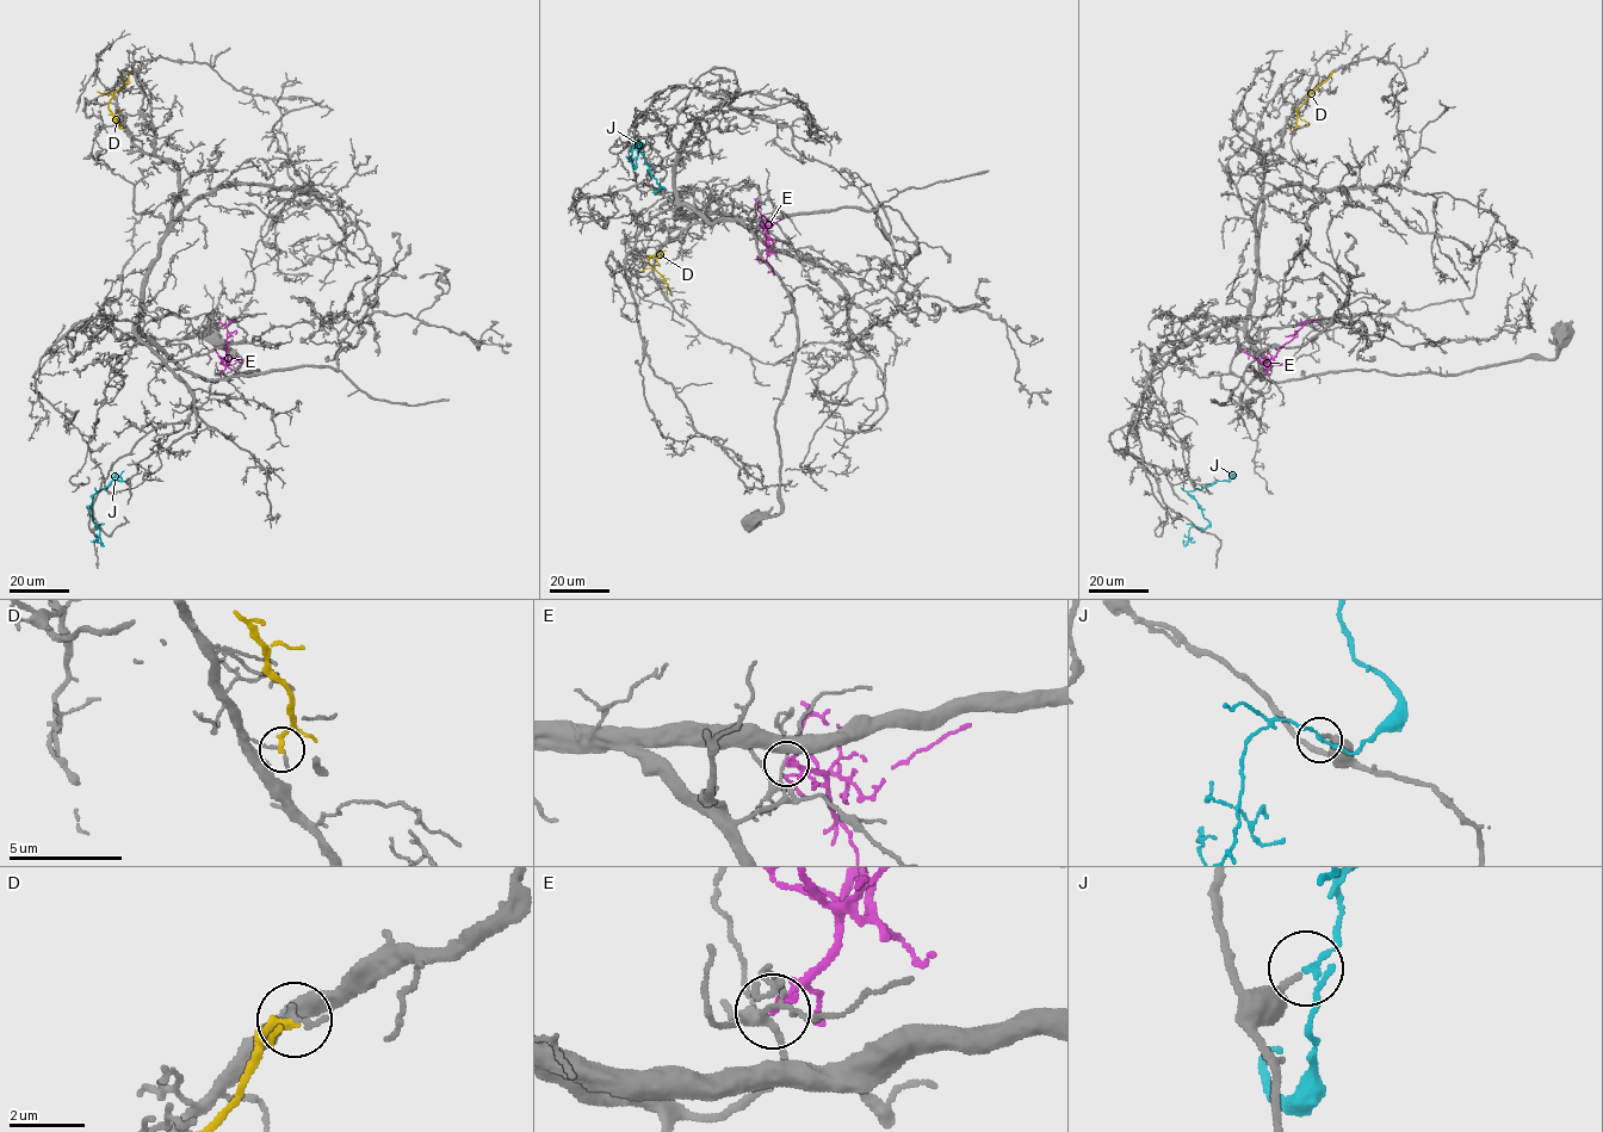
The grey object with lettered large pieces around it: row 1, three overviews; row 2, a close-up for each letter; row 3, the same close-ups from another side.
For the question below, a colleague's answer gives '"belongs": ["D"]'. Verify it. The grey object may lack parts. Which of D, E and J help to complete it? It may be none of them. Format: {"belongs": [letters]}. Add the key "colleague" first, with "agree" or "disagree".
{"colleague": "disagree", "belongs": []}

